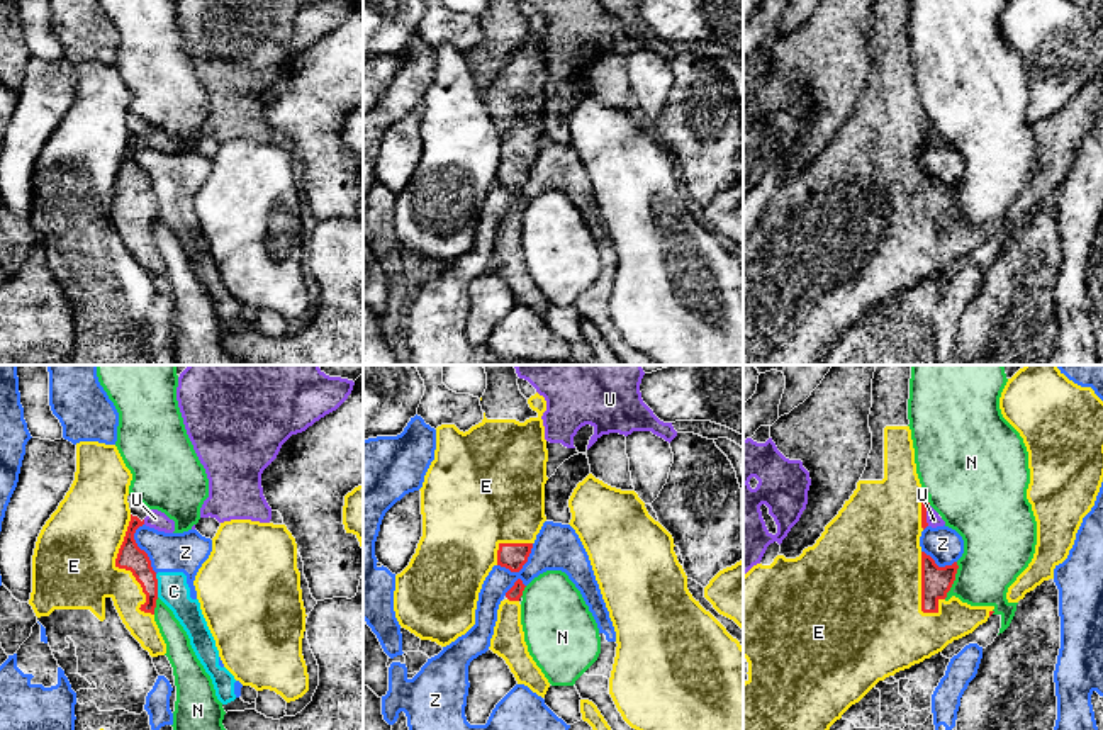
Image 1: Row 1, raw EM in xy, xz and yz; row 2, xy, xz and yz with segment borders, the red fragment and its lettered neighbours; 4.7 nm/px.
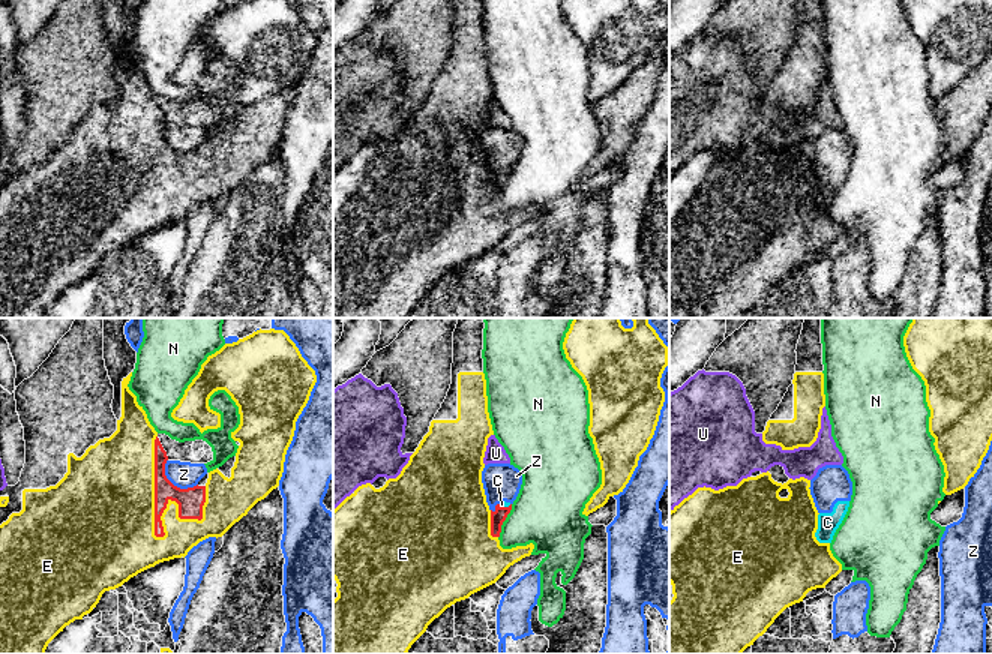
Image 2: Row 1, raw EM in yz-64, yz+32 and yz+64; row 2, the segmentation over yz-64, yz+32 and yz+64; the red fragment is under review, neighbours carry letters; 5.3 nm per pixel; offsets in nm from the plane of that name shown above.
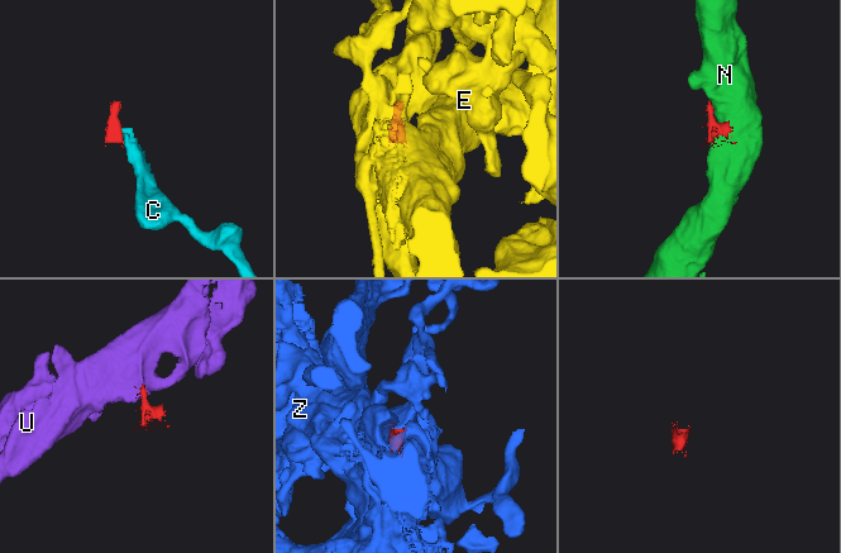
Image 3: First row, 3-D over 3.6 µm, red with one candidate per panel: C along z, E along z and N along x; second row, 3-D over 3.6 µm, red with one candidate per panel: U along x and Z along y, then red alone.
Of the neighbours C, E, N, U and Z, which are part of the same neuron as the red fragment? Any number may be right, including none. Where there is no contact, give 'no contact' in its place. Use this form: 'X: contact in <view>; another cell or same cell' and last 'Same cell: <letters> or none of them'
C: contact in xy; another cell
E: contact in xy; another cell
N: contact in yz; another cell
U: contact in xy; another cell
Z: contact in xy; another cell
Same cell: none of them

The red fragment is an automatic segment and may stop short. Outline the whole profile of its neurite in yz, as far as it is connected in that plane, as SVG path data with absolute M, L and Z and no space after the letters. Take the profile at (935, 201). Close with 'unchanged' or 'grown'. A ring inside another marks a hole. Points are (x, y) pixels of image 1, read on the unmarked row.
M921 171L921 231L938 233L938 221L947 217L955 194L957 182L952 185L938 187L935 180Z | unchanged

